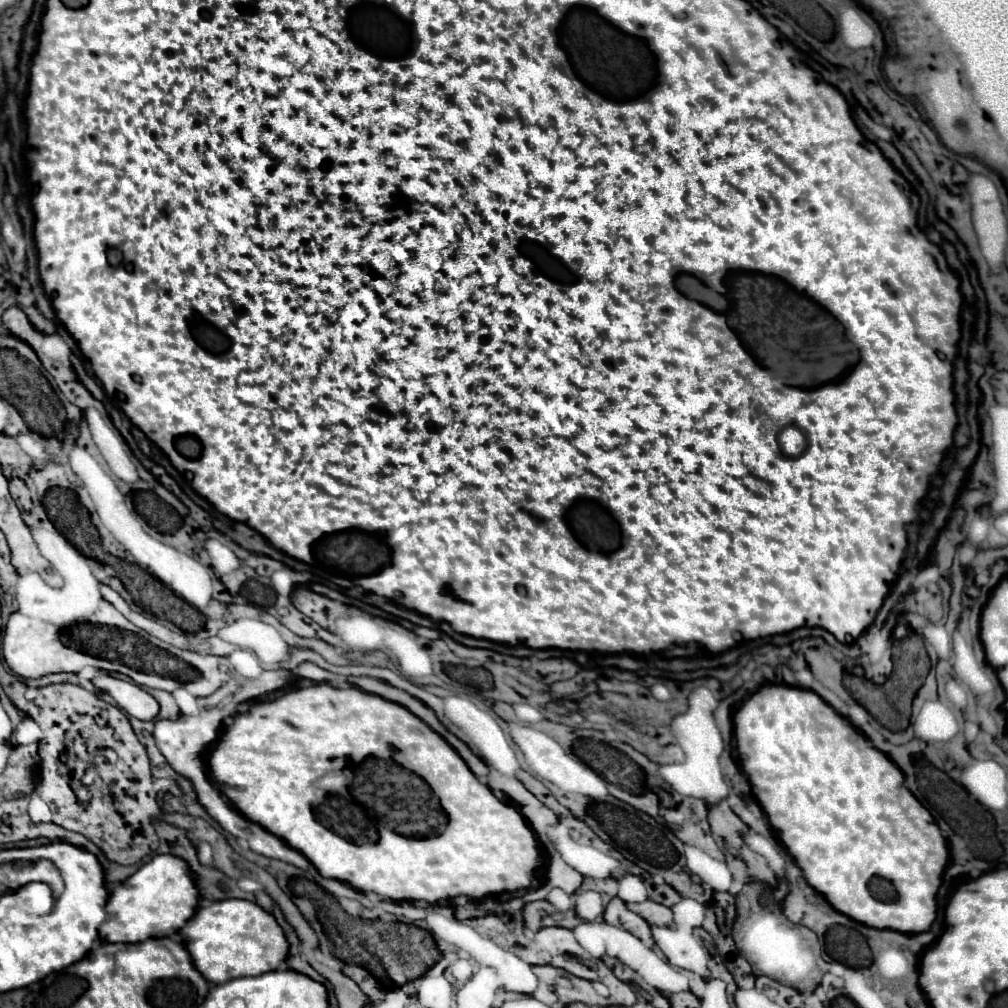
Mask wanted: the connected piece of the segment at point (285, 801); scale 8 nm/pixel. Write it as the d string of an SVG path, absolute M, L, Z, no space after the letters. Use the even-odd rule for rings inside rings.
M314 684L292 690L274 700L256 700L248 714L236 714L234 722L222 732L218 748L212 748L206 760L210 760L212 780L220 784L220 790L226 792L226 796L244 816L250 816L250 820L262 824L268 832L282 836L282 840L286 840L286 844L292 848L298 848L298 852L302 852L324 878L348 882L362 892L374 892L386 900L424 900L434 904L456 896L482 900L488 896L500 896L504 892L528 890L538 870L542 871L541 868L546 865L542 846L538 844L536 834L520 810L498 800L494 792L484 786L474 776L474 772L470 772L468 764L440 734L436 734L408 708L358 688L340 690L332 688L330 684ZM368 756L382 760L396 758L398 762L406 760L410 762L410 772L422 776L430 784L434 794L440 798L442 808L448 812L448 826L440 836L414 840L379 825L378 842L358 846L340 836L334 836L334 832L316 820L314 806L320 804L320 788L314 786L314 782L330 772L328 768L354 768Z

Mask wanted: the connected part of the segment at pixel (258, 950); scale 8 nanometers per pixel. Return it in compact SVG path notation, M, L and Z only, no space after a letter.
M220 900L198 908L192 920L180 930L194 964L212 984L224 984L232 978L258 976L278 970L288 958L288 940L276 918L250 900Z

